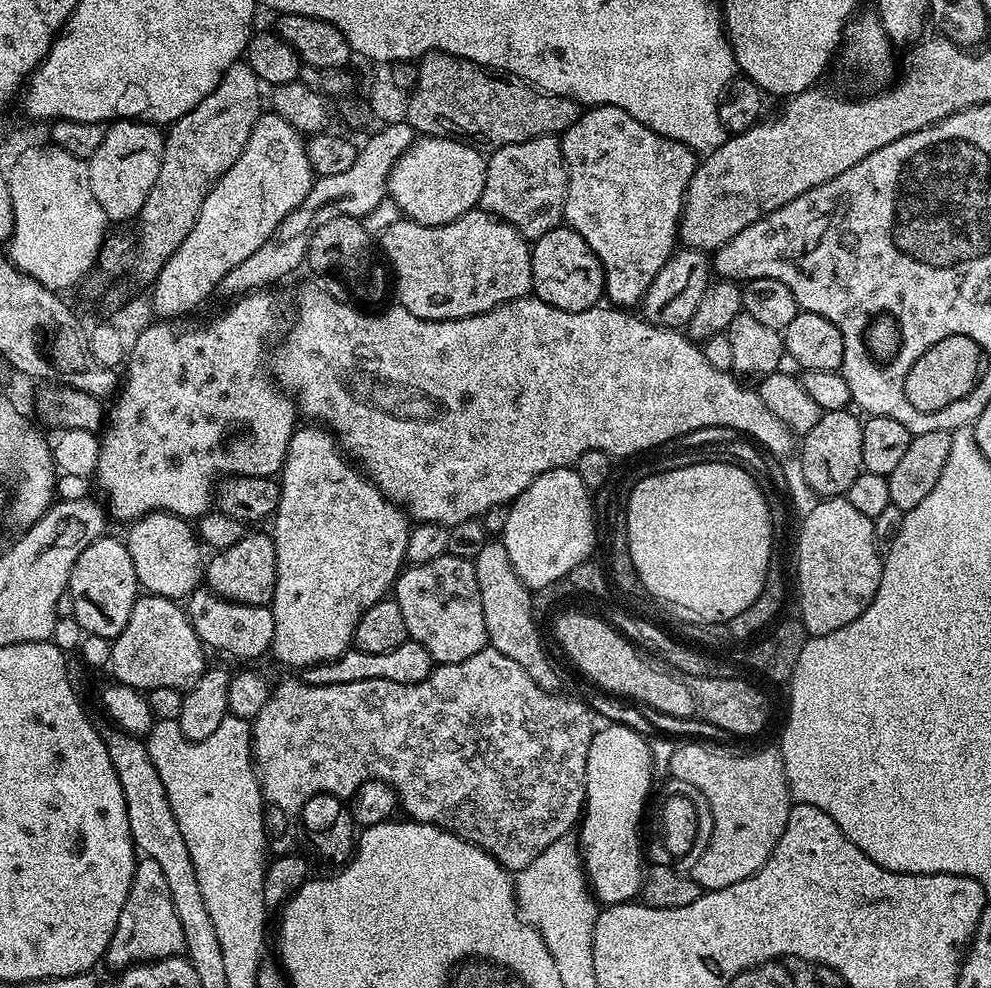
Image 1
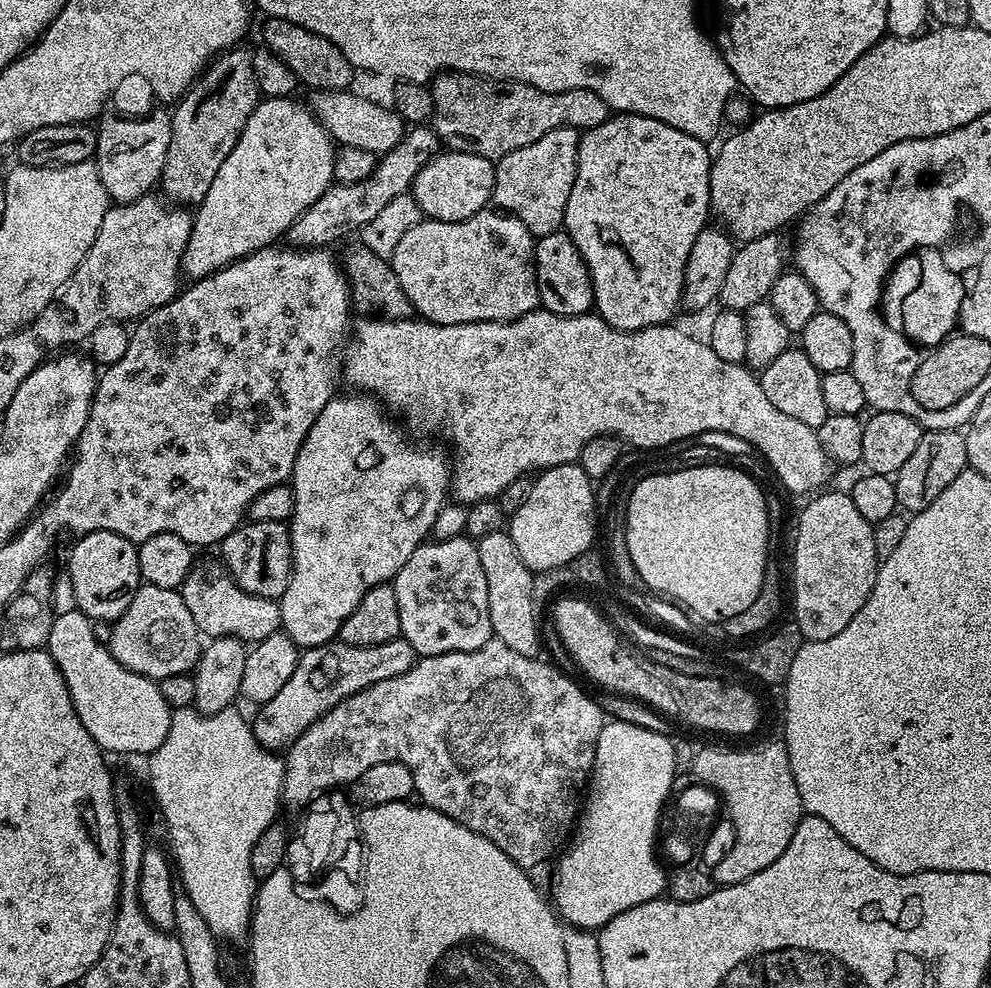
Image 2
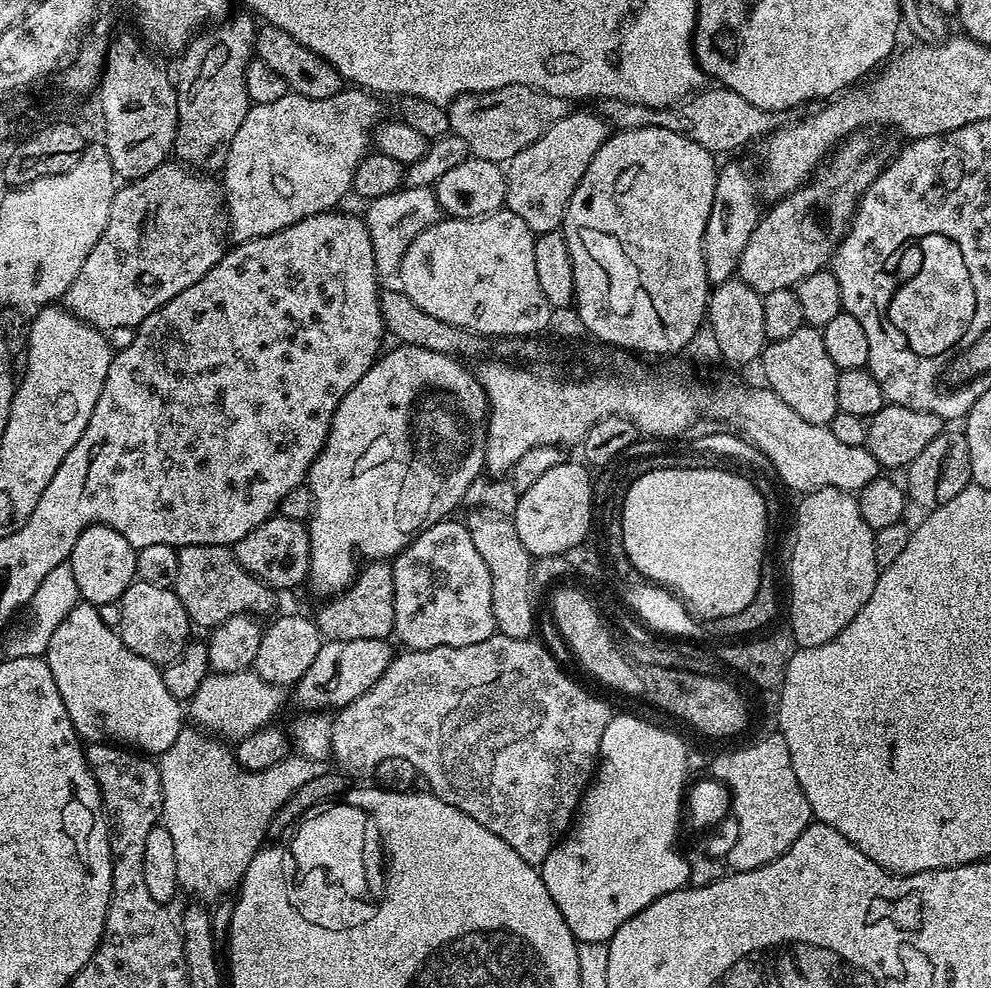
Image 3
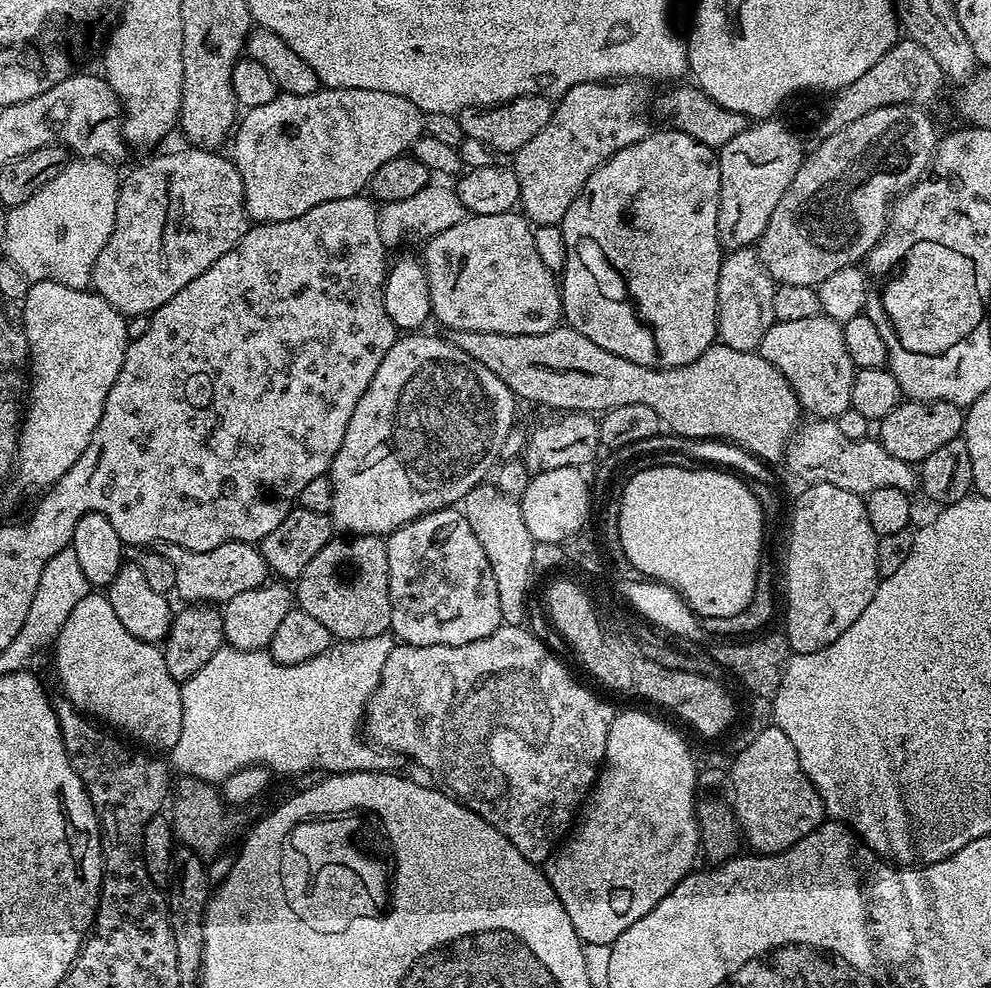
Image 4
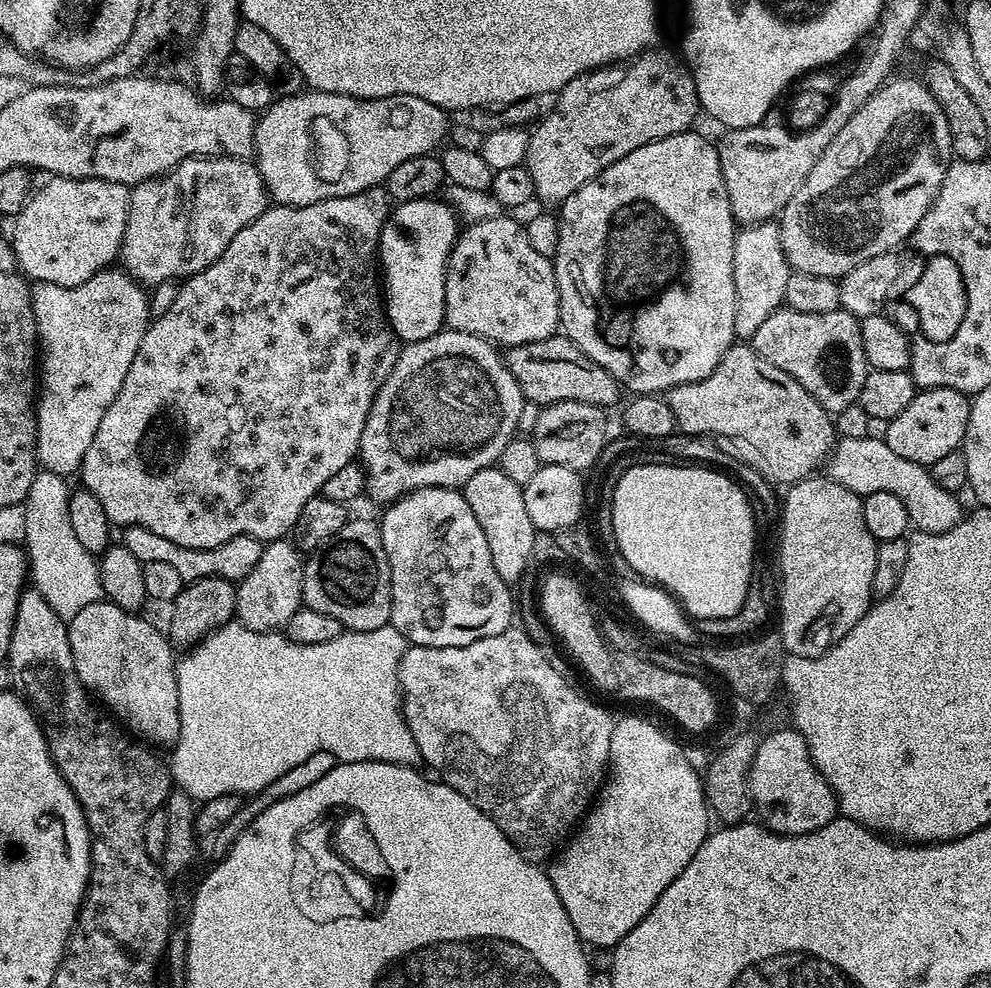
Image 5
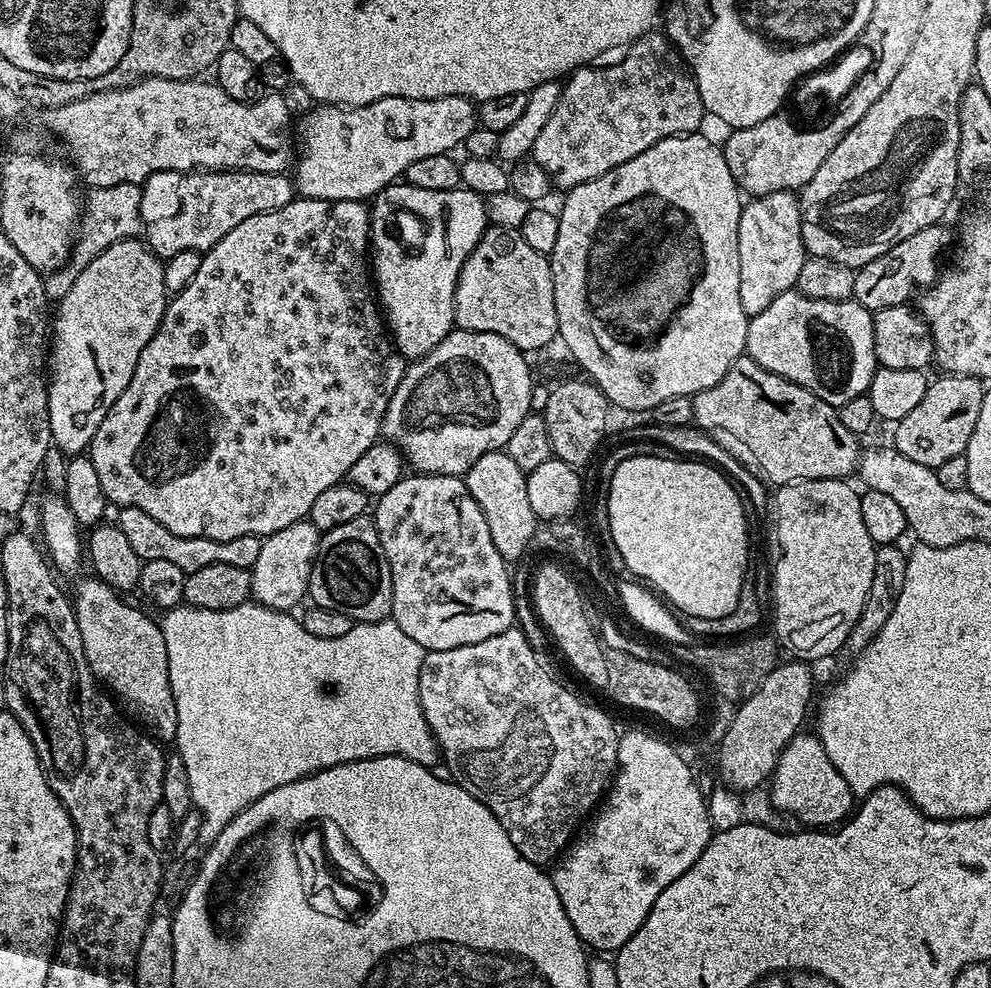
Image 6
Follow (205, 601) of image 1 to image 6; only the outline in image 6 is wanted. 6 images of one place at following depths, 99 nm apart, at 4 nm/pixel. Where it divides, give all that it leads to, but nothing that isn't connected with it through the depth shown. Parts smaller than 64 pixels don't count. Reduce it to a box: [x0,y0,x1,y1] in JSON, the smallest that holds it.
[114,508,262,574]

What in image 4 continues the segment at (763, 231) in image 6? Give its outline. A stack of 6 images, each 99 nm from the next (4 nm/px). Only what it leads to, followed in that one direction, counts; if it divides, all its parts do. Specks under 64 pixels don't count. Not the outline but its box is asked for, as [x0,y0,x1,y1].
[716,247,778,352]

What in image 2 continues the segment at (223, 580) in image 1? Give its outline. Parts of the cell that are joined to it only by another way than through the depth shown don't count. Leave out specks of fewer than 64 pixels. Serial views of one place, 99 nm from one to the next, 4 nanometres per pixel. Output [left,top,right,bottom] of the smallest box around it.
[218,522,292,601]

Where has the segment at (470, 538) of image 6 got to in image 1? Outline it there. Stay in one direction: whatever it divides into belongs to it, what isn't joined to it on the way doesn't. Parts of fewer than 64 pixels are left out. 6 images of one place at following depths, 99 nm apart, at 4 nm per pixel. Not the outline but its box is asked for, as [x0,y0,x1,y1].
[394,556,489,665]

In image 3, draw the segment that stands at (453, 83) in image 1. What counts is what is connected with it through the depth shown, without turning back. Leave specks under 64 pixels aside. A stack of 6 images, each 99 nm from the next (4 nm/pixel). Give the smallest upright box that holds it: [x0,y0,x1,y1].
[447,84,806,165]

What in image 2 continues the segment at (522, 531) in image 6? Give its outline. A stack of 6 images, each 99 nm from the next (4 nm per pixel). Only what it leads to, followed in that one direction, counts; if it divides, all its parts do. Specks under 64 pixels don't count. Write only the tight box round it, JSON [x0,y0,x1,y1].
[475,531,542,657]

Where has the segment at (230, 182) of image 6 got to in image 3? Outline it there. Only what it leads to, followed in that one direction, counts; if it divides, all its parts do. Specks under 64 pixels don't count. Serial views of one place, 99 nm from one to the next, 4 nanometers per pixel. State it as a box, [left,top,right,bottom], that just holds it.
[62,162,226,330]

